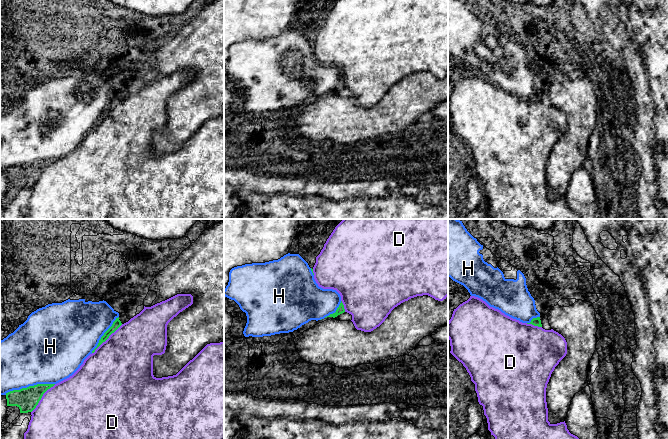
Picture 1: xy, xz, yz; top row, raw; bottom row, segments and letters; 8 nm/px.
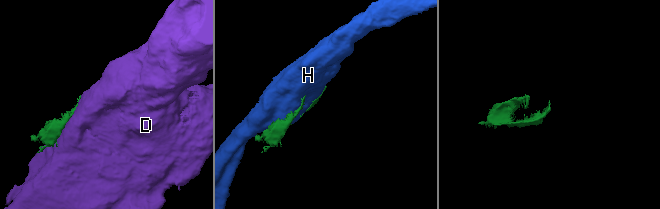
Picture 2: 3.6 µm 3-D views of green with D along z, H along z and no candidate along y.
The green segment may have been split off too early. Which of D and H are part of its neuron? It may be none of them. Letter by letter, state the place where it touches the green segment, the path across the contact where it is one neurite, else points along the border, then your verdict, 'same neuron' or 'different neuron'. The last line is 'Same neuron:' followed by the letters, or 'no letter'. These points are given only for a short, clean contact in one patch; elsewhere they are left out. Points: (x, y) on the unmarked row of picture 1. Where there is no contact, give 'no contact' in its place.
D: contact xy (107, 114); different neuron
H: contact xy (29, 162); different neuron
Same neuron: no letter

